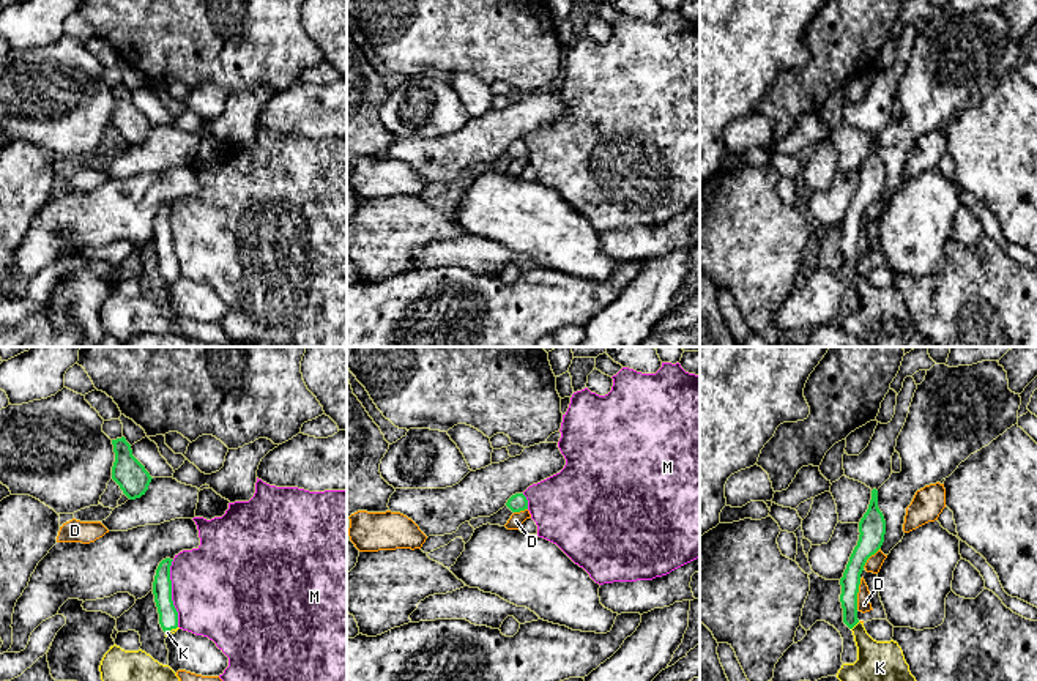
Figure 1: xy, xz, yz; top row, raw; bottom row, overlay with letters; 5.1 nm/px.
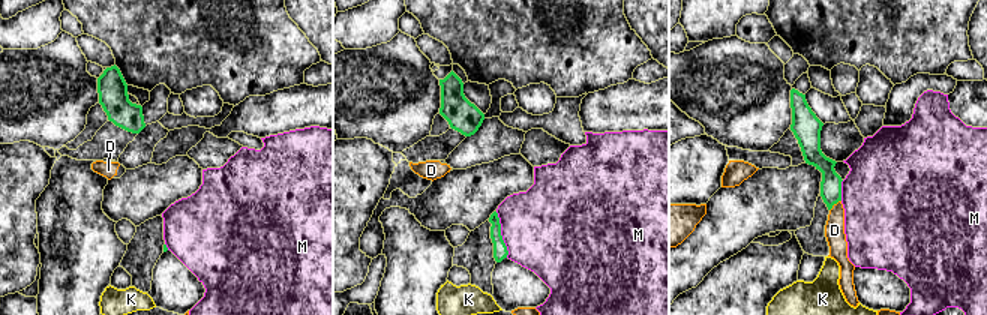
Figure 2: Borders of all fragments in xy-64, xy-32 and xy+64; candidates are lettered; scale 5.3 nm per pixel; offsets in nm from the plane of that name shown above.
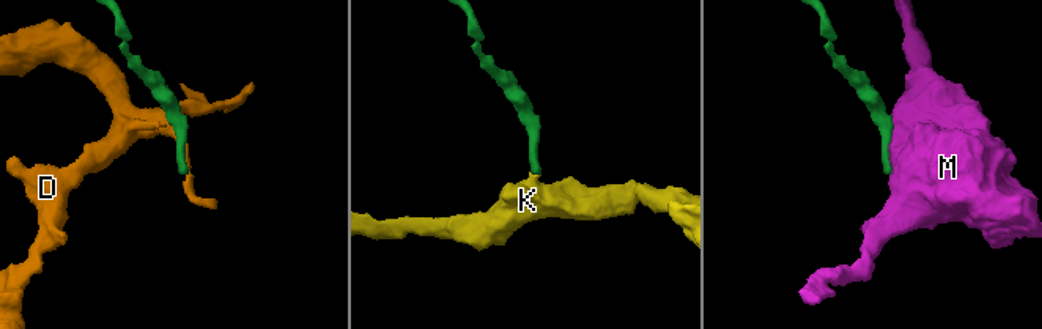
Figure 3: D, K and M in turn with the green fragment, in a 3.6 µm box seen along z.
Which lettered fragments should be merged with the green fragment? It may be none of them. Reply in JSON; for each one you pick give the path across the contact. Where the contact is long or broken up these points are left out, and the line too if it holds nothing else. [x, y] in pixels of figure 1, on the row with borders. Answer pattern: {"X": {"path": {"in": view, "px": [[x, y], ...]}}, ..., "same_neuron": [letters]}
{"K": {"path": {"in": "yz", "px": [[850, 582], [854, 625], [877, 661]]}}, "same_neuron": ["K"]}

